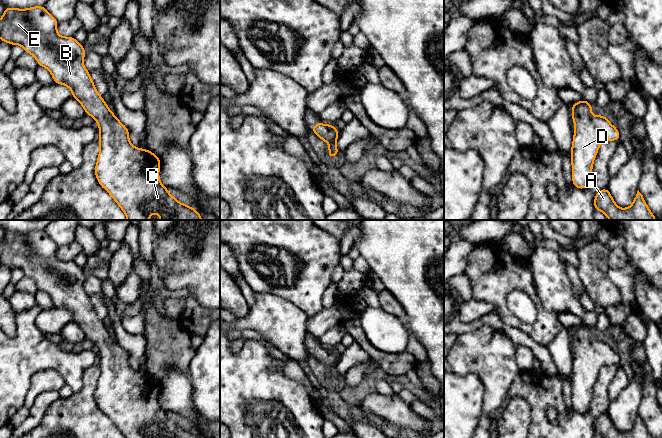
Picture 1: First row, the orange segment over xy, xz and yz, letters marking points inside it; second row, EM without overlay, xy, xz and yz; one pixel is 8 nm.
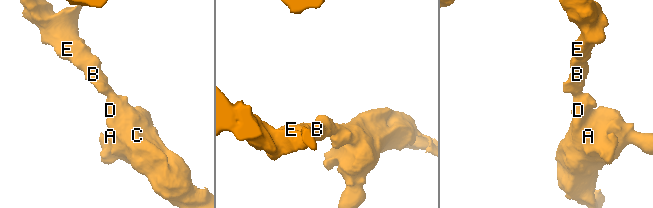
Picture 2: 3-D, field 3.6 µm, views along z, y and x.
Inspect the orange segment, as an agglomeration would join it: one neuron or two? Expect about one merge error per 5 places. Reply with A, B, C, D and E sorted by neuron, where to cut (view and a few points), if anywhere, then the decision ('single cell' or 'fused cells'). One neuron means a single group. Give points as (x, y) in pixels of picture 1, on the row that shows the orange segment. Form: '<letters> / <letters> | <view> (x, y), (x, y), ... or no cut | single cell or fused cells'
A B C D E | no cut | single cell

